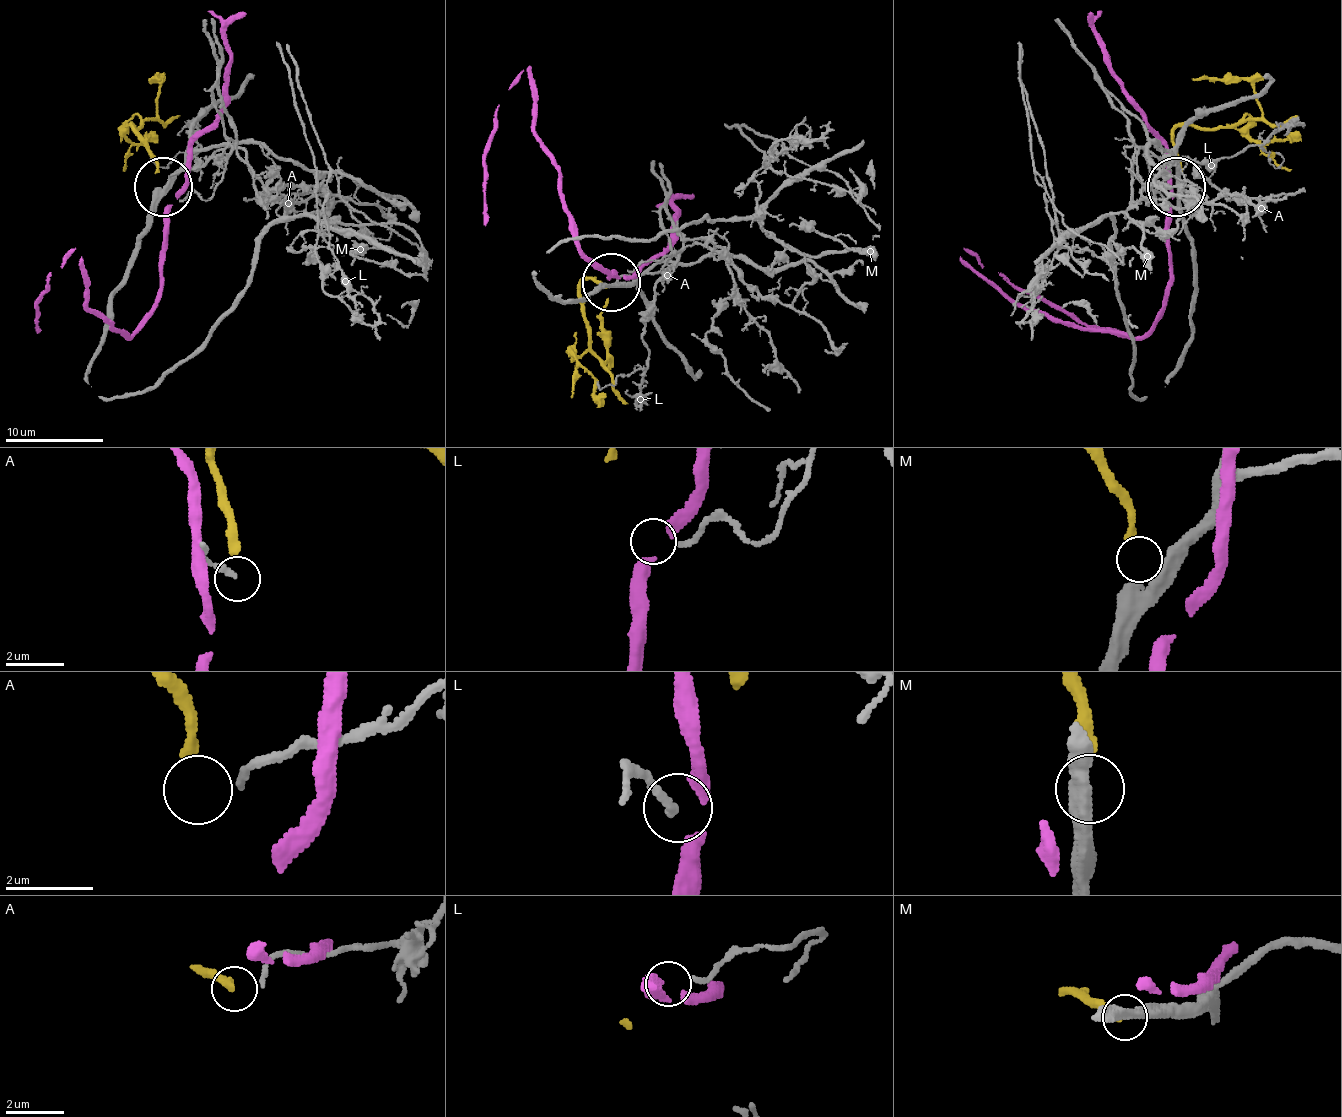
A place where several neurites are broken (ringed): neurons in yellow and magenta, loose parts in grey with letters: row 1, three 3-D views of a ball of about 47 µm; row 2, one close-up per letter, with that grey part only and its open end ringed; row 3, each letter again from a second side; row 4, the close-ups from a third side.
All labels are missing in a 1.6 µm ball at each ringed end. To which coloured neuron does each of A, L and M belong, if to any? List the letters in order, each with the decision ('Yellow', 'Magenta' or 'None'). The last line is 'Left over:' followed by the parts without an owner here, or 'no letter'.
A: None
L: None
M: Yellow
Left over: A, L

